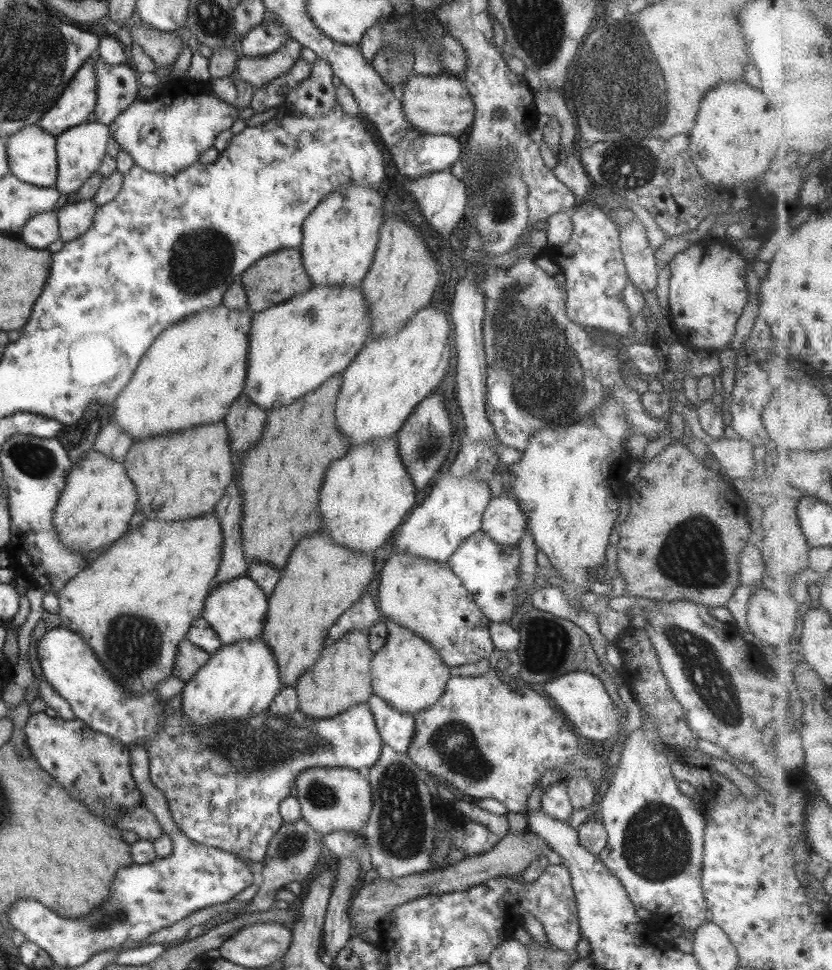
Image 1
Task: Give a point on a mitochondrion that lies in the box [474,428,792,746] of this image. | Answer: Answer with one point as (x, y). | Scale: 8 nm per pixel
(702, 664)

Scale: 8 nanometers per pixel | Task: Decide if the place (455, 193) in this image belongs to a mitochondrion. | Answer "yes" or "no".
no

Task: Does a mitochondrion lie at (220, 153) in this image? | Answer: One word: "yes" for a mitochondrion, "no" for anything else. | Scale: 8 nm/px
no

